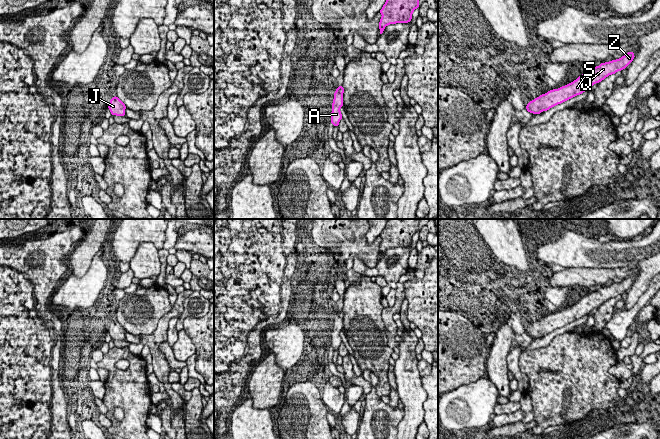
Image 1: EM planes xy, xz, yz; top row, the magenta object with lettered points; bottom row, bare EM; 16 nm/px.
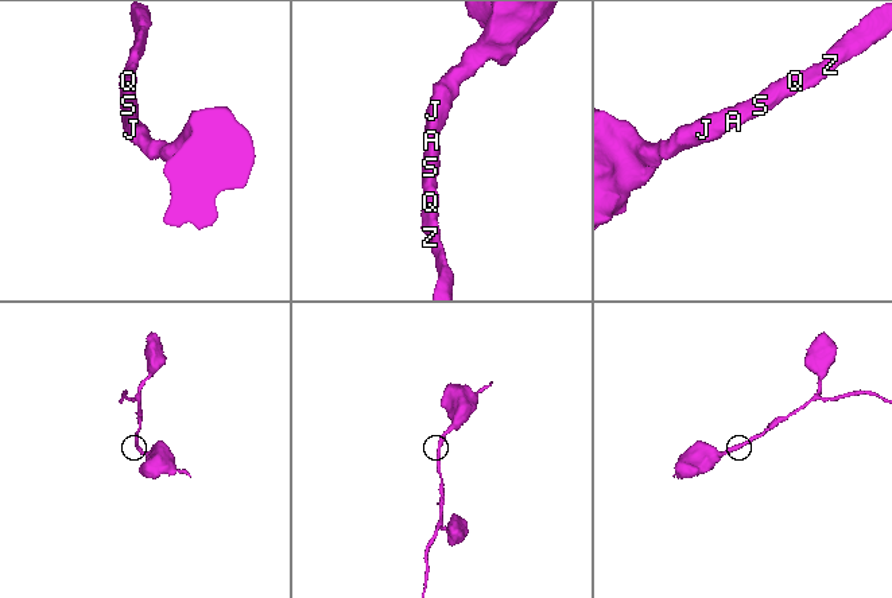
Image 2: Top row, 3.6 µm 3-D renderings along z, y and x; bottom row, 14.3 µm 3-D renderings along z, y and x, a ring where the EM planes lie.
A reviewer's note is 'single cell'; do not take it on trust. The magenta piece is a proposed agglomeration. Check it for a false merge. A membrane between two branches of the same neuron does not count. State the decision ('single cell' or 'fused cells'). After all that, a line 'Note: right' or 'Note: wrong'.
single cell
Note: right

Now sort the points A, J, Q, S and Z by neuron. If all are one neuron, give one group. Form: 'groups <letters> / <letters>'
groups A J Q S Z

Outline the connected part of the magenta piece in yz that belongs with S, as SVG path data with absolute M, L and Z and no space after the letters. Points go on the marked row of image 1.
M628 52L620 59L601 63L599 66L585 71L572 83L562 86L559 89L550 90L530 101L527 104L526 109L528 112L536 115L540 114L542 111L547 111L555 105L561 104L577 95L582 94L594 84L601 82L609 75L625 69L634 58L634 52Z

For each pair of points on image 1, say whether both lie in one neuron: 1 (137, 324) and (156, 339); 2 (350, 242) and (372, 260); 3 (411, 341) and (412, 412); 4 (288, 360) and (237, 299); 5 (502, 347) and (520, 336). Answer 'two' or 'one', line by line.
1: two
2: one
3: one
4: two
5: two

